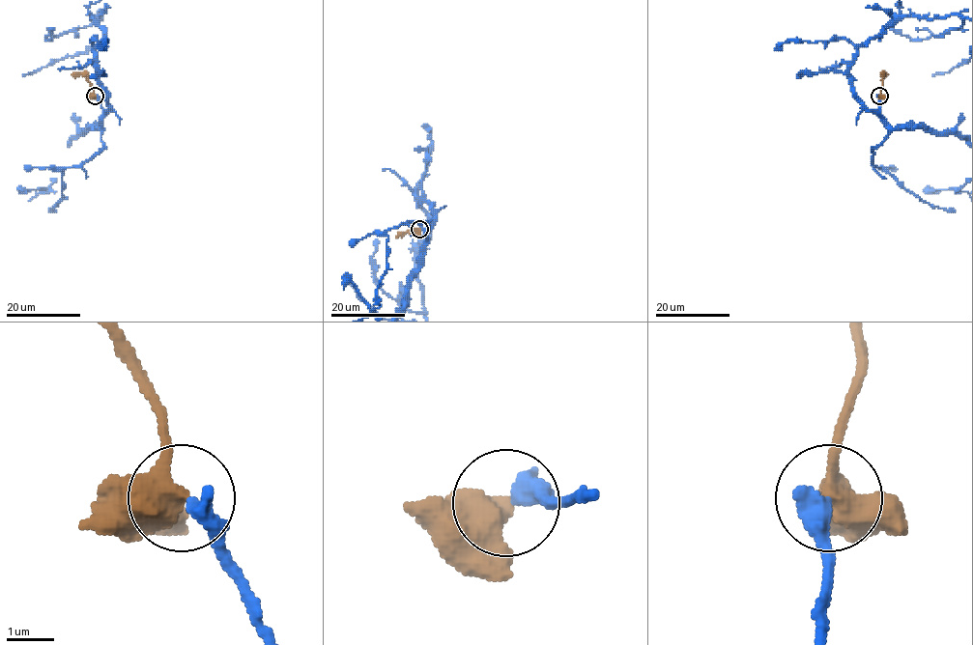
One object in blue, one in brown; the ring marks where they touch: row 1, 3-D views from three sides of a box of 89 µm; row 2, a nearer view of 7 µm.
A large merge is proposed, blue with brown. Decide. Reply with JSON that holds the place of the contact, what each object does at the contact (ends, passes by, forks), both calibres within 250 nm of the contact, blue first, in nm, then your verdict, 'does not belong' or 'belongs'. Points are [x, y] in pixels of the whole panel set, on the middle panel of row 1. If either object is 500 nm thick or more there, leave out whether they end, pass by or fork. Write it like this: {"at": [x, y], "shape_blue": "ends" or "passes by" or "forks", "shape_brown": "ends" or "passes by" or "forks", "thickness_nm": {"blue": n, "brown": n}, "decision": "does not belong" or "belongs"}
{"at": [419, 229], "shape_blue": "ends", "shape_brown": "passes by", "thickness_nm": {"blue": 440, "brown": 480}, "decision": "belongs"}

